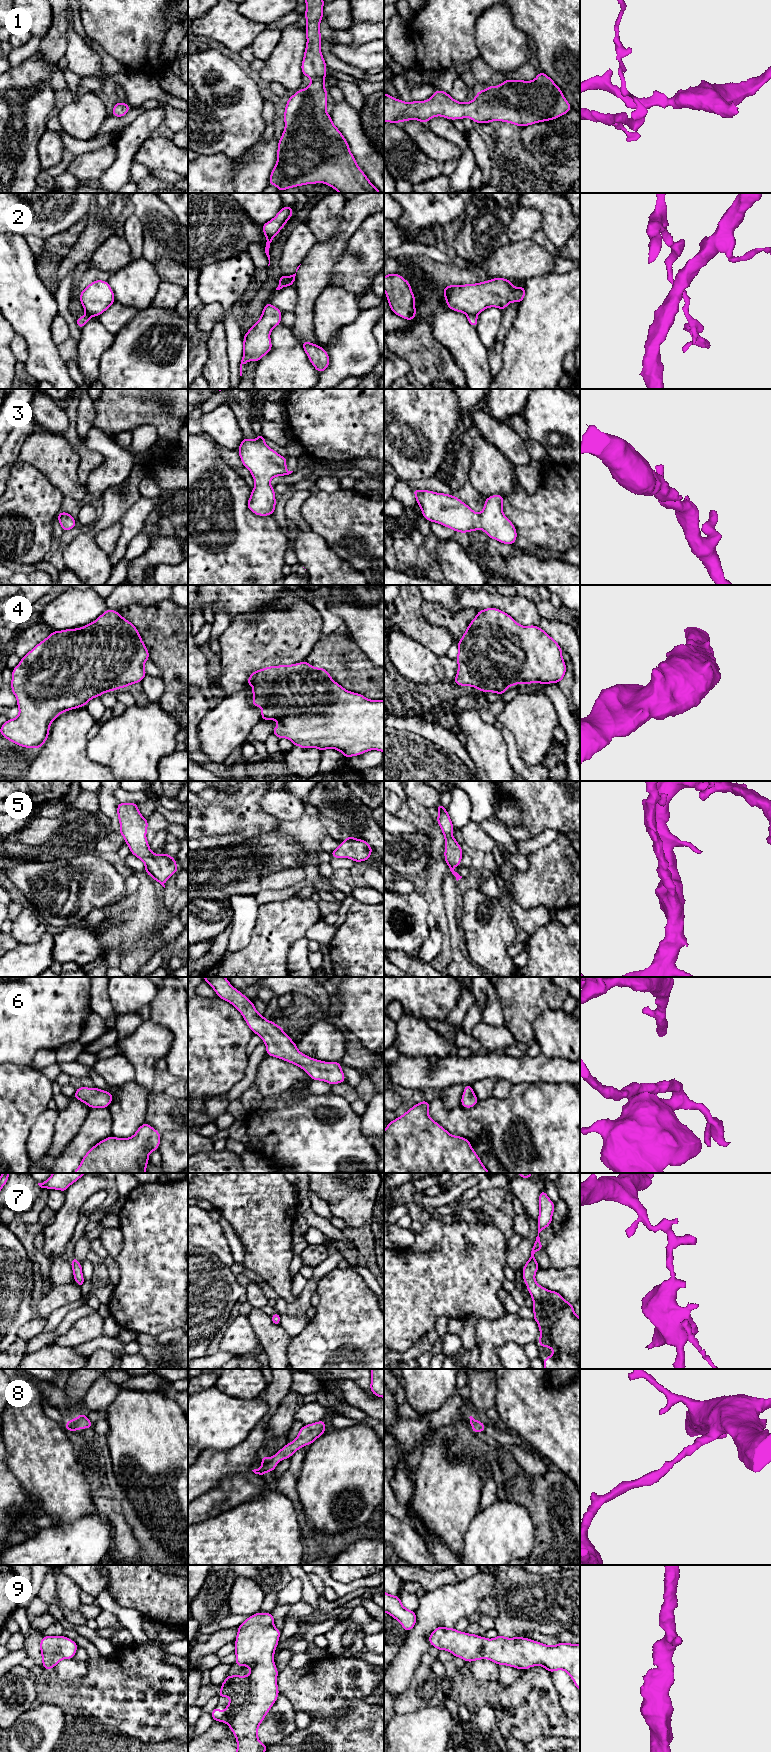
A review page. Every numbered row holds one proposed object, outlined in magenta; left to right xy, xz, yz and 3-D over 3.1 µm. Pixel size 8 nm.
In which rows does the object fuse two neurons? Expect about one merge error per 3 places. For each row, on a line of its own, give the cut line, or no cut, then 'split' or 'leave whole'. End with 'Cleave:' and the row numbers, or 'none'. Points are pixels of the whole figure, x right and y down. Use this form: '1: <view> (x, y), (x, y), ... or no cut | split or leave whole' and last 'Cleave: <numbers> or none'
1: no cut | leave whole
2: yz (467, 314), (476, 316) | split
3: no cut | leave whole
4: no cut | leave whole
5: no cut | leave whole
6: no cut | leave whole
7: no cut | leave whole
8: no cut | leave whole
9: no cut | leave whole
Cleave: 2

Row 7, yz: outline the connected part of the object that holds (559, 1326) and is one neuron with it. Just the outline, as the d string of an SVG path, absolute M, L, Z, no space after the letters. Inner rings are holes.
M543 1189L539 1194L538 1236L534 1242L531 1257L522 1268L523 1281L533 1299L533 1319L540 1330L539 1347L548 1347L554 1353L543 1360L544 1369L580 1369L580 1318L575 1314L573 1304L567 1302L558 1292L550 1291L535 1281L539 1265L534 1257L536 1251L542 1250L539 1233L552 1222L555 1203L552 1202Z

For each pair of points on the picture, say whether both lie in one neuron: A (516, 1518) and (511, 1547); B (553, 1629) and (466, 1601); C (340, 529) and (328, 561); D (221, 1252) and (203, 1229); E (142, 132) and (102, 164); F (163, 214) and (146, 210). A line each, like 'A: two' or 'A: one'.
A: one
B: two
C: two
D: one
E: two
F: one

